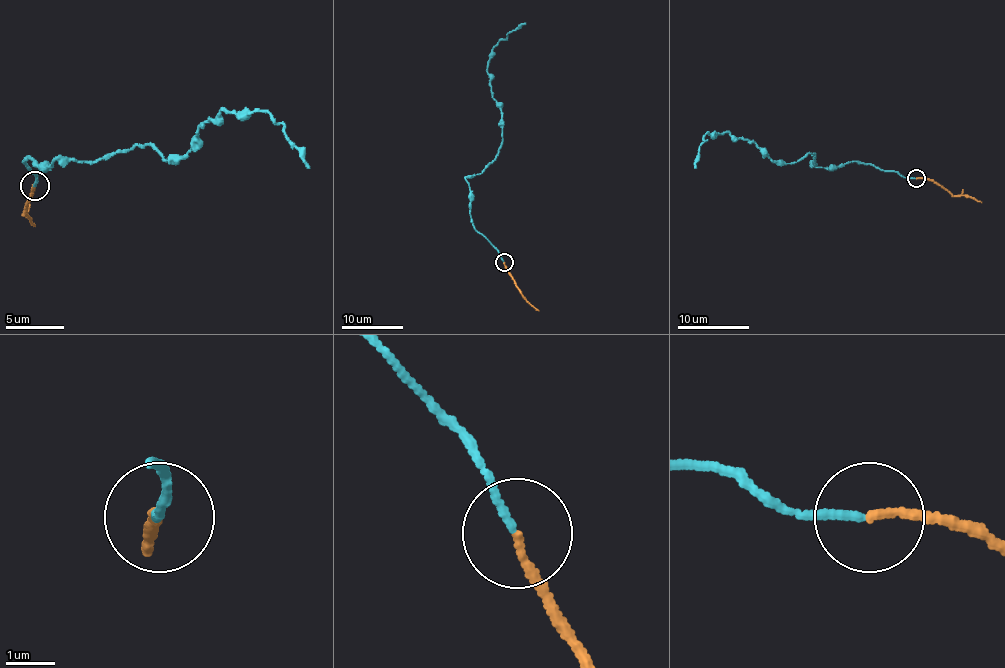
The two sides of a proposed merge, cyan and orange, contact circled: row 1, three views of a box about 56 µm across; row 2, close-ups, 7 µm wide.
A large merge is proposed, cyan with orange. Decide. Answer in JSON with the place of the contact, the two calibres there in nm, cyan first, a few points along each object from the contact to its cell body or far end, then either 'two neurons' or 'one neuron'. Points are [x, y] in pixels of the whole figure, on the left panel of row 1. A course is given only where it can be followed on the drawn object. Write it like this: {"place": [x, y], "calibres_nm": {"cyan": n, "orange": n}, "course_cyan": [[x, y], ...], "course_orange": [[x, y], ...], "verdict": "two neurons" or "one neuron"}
{"place": [35, 186], "calibres_nm": {"cyan": 140, "orange": 150}, "course_cyan": [[34, 186], [31, 156], [53, 167], [148, 144], [180, 161], [200, 126], [229, 111], [267, 111], [309, 168]], "course_orange": [[34, 186], [23, 213], [28, 213], [36, 225]], "verdict": "two neurons"}

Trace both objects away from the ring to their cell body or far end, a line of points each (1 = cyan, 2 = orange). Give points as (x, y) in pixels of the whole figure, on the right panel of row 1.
1: (916, 179), (851, 161), (818, 168), (811, 153), (777, 164), (753, 142), (718, 133), (707, 133), (695, 168)
2: (916, 179), (930, 179), (956, 195), (968, 195), (981, 202)

